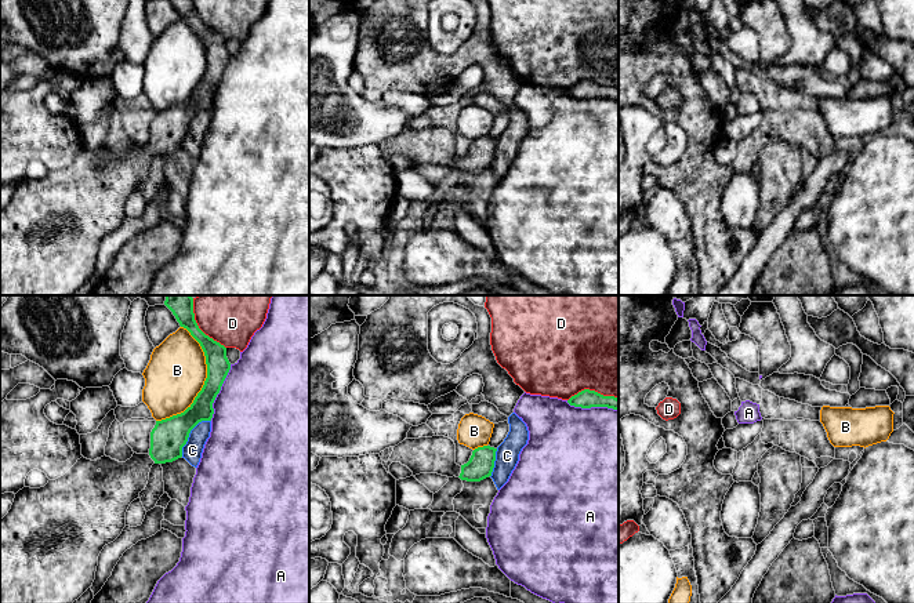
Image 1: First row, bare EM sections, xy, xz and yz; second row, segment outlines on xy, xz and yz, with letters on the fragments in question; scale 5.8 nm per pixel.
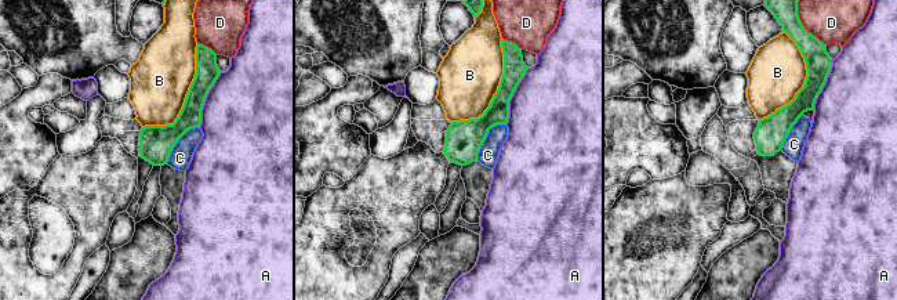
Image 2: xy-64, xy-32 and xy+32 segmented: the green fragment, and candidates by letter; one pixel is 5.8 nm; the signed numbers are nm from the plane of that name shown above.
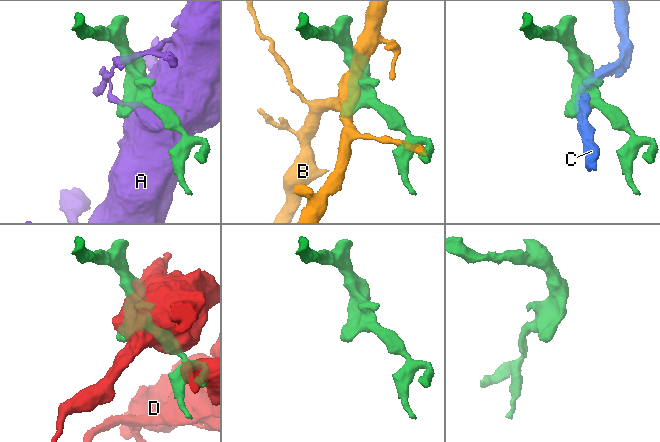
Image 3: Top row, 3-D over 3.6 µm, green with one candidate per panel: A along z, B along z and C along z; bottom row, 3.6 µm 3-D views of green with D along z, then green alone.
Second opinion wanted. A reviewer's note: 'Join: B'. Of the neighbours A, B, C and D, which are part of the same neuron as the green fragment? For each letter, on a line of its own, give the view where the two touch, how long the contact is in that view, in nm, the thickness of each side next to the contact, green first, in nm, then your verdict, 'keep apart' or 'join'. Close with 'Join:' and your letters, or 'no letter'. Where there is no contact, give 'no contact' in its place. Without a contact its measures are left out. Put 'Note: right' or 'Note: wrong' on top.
Note: wrong
A: xy | 340 nm | 140/500 nm | keep apart
B: xy | 600 nm | 140/340 nm | keep apart
C: xy | 280 nm | 200/110 nm | keep apart
D: xz | 300 nm | 110/500 nm | keep apart
Join: no letter

